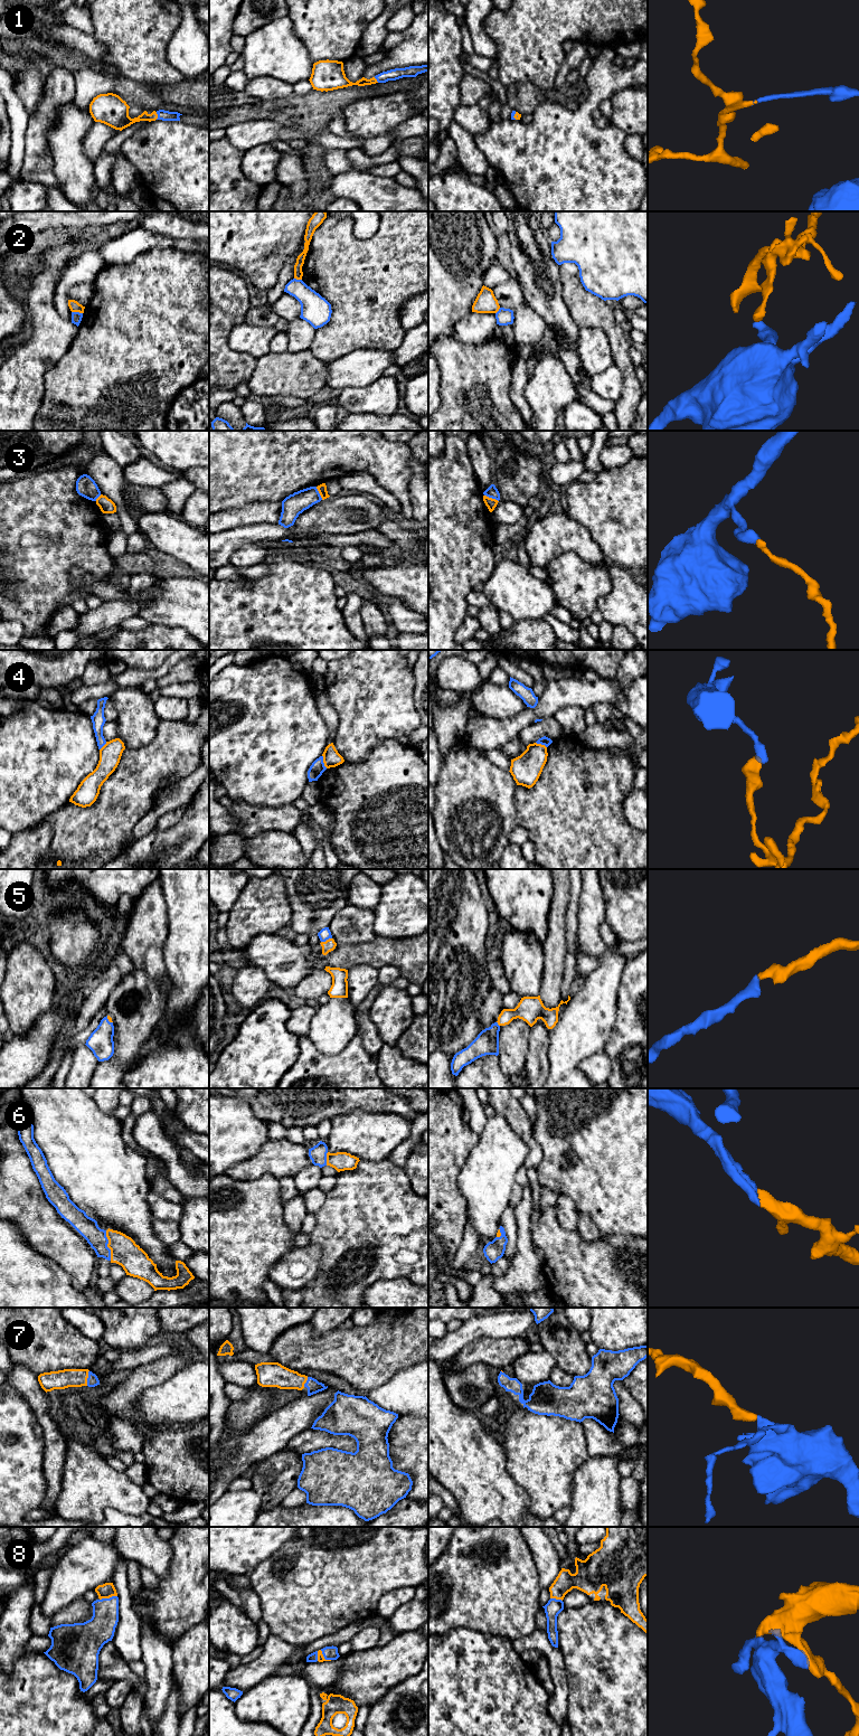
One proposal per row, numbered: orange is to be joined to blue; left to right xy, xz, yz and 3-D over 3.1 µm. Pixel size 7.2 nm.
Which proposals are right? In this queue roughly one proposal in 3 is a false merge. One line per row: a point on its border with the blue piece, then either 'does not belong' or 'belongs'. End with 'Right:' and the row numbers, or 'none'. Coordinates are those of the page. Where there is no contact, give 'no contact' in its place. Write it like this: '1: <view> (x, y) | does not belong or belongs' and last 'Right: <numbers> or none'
1: xy (158, 115) | belongs
2: xy (77, 312) | does not belong
3: yz (491, 497) | does not belong
4: xz (322, 762) | does not belong
5: xz (326, 940) | belongs
6: xy (106, 1245) | belongs
7: xy (87, 1378) | belongs
8: xy (107, 1598) | belongs
Right: 1, 5, 6, 7, 8

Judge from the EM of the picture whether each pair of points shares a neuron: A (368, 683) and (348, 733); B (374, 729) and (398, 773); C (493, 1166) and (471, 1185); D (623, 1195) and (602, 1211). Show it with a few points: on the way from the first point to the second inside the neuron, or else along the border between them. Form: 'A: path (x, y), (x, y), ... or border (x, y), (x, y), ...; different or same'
A: path (368, 696), (368, 713), (360, 720); same
B: border (397, 739), (379, 741), (364, 761); different
C: path (488, 1171), (477, 1181); same
D: path (617, 1196), (607, 1206); same

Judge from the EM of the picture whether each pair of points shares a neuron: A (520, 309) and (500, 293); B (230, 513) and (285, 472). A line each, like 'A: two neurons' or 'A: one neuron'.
A: one neuron
B: two neurons

